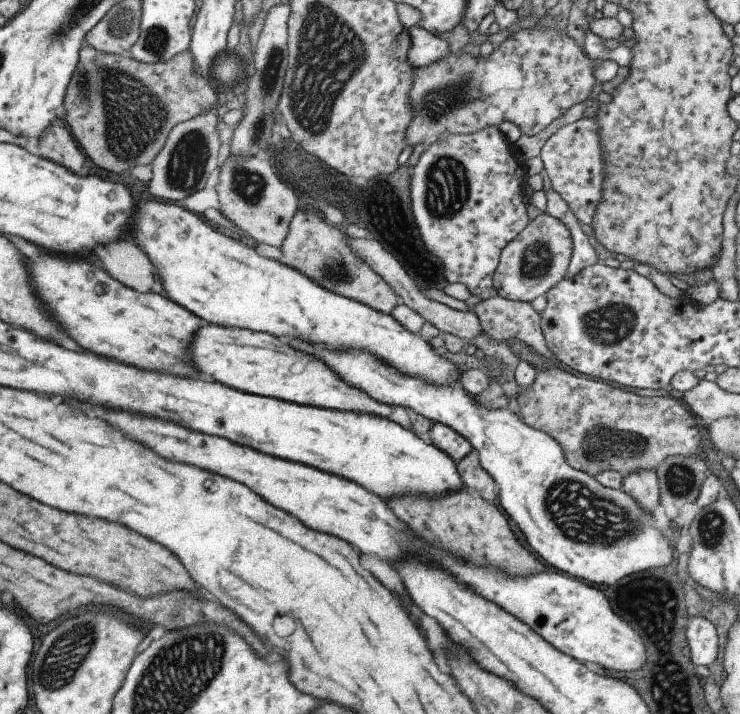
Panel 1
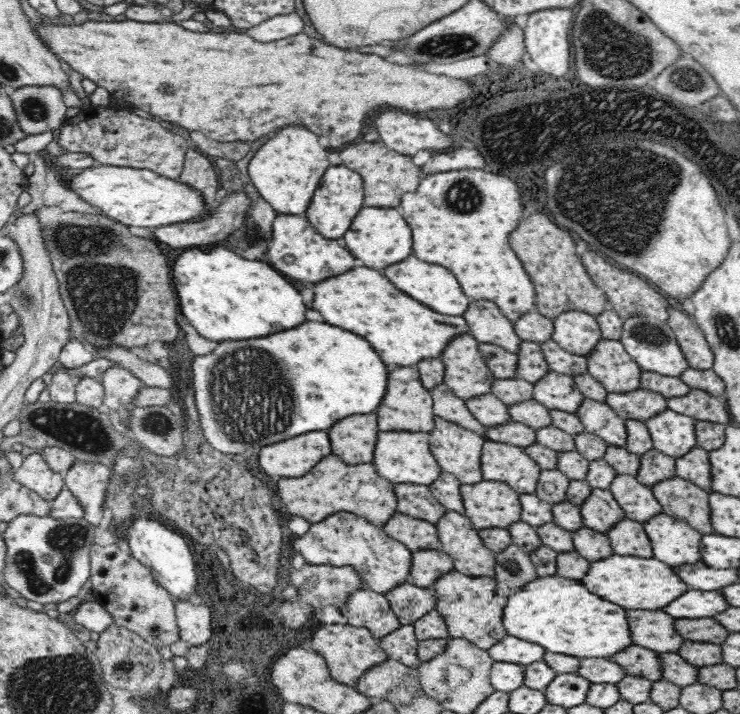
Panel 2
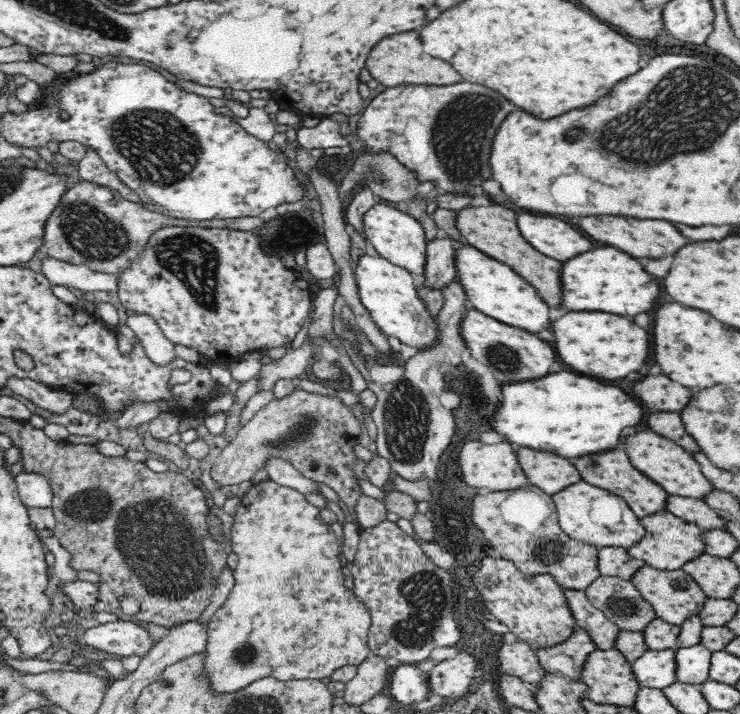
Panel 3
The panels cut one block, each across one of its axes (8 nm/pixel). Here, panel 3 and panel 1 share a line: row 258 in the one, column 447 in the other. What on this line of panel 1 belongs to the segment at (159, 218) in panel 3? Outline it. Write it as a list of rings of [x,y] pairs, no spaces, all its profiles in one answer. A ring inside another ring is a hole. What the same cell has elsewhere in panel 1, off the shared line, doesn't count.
[[[519,28],[520,30],[513,33],[510,38],[503,41],[497,49],[494,49],[485,59],[481,59],[479,56],[477,58],[471,57],[469,54],[455,55],[449,54],[445,58],[442,58],[436,63],[430,64],[426,67],[419,67],[417,69],[413,68],[414,73],[412,76],[412,87],[409,91],[409,102],[414,112],[414,116],[408,122],[408,127],[406,128],[404,137],[406,140],[406,145],[419,144],[423,142],[425,146],[430,145],[432,142],[443,138],[445,135],[457,134],[457,133],[472,133],[476,130],[482,129],[483,127],[496,127],[501,121],[509,120],[513,122],[520,132],[529,136],[537,134],[540,130],[543,130],[550,122],[553,122],[556,118],[559,118],[565,110],[570,106],[576,105],[581,101],[585,100],[587,94],[591,91],[594,82],[594,76],[592,75],[592,70],[594,67],[595,60],[591,60],[587,55],[578,48],[575,42],[571,38],[567,38],[564,32],[560,32],[556,29],[551,28]]]

